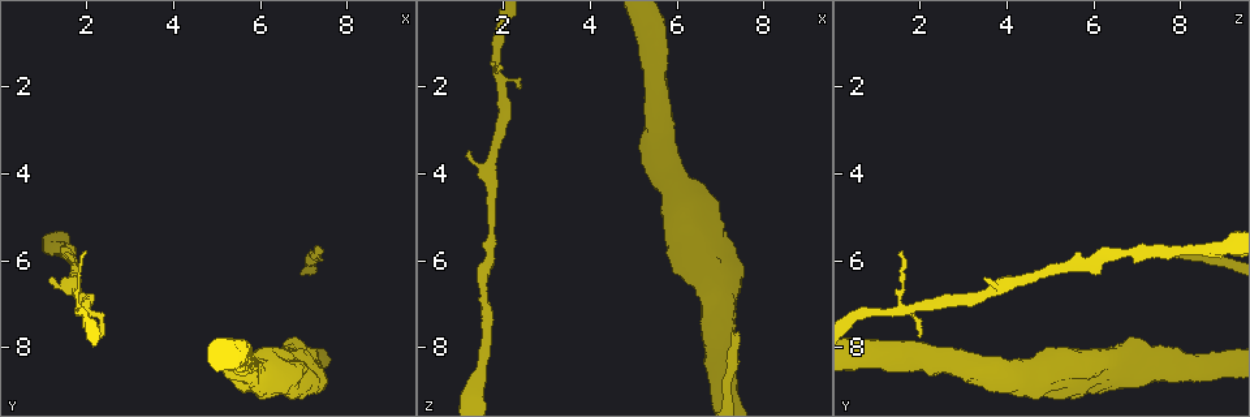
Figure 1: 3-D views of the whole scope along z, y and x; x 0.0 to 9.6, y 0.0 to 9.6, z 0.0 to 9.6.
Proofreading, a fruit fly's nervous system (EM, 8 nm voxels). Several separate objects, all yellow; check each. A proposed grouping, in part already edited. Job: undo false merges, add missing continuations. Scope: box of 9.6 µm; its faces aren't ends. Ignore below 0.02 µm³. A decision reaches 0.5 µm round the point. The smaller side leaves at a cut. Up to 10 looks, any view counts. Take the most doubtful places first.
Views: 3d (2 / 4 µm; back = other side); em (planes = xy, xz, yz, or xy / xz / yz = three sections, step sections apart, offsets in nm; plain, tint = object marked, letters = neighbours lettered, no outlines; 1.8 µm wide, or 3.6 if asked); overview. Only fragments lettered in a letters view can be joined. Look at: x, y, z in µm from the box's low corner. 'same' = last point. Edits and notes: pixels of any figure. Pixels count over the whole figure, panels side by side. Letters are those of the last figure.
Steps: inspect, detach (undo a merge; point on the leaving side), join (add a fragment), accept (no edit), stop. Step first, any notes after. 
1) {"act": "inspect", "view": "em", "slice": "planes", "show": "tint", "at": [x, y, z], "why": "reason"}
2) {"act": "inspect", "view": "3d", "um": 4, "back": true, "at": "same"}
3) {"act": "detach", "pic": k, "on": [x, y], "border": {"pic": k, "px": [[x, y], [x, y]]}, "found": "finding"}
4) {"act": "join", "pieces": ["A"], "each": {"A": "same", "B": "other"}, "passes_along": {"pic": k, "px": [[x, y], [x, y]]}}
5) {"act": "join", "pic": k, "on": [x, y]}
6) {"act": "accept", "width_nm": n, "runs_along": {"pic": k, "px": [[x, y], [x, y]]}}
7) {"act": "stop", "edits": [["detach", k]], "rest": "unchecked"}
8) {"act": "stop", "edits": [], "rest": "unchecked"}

{"act": "inspect", "view": "em", "slice": "planes", "show": "letters", "at": [1.20, 6.45, 3.45], "why": "an open end"}

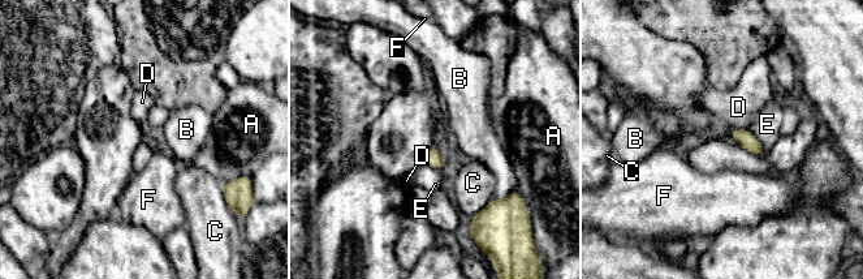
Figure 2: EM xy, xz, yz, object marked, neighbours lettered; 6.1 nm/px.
{"act": "accept", "longest_contact_nm": ["E", 200], "each": {"A": "other", "B": "other", "C": "other", "D": "other", "E": "other", "F": "other"}, "border": {"pic": 2, "px": [[732, 128], [745, 129]]}, "found": "none of them fits"}

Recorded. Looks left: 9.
{"act": "inspect", "view": "em", "um": 3.6, "slice": "planes", "show": "tint", "at": [6.75, 8.70, 5.65], "why": "closes a loop"}

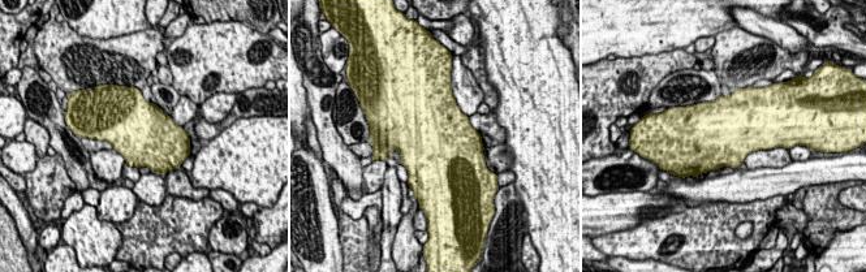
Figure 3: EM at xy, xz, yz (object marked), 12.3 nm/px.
{"act": "inspect", "view": "em", "um": 3.6, "slice": "planes", "show": "letters", "at": "same", "why": "what lies round it"}

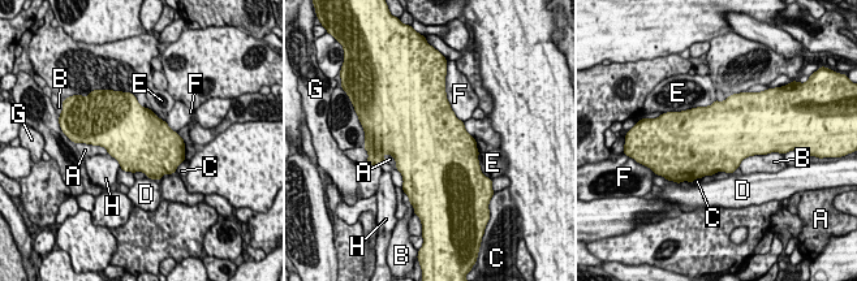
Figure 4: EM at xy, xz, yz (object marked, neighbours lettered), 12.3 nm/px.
{"act": "accept", "each": {"A": "other", "B": "other", "C": "other", "D": "other", "E": "other", "F": "other", "G": "other", "H": "other"}, "border": {"pic": 4, "px": [[730, 173], [715, 172], [713, 174]]}, "found": "continuous, no second cell"}

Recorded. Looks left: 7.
{"act": "inspect", "view": "3d", "um": 2, "at": [2.30, 7.80, 1.95], "why": "tapers out"}

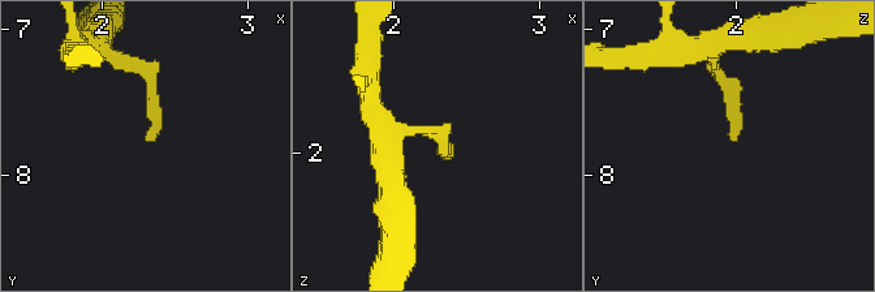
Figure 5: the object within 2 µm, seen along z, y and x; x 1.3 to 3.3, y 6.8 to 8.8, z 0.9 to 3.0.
{"act": "inspect", "view": "em", "slice": "xy", "step": 4, "show": "letters", "at": [2.34, 7.76, 2.00]}

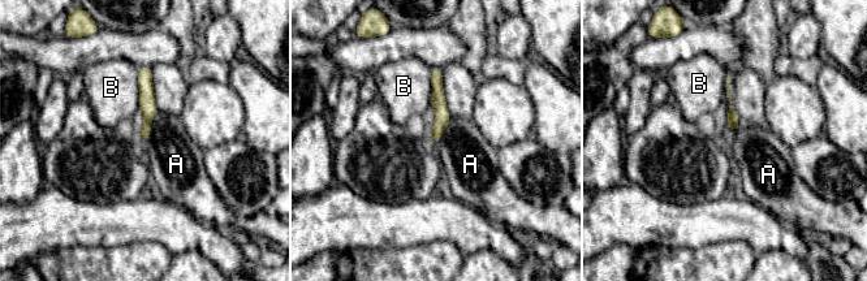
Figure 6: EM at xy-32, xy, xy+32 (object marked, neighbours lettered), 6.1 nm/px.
{"act": "accept", "each": {"A": "other", "B": "other"}, "runs_along": {"pic": 6, "px": [[147, 69], [146, 130], [141, 137]]}, "found": "no lettered fragment goes on from it"}

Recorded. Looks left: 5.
{"act": "inspect", "view": "em", "um": 3.6, "slice": "planes", "show": "tint", "at": [1.35, 5.75, 9.05], "why": "sudden change in width"}

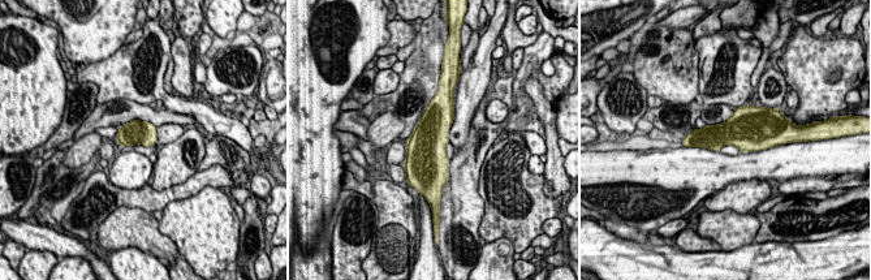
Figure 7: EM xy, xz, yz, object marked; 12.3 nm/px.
{"act": "inspect", "view": "em", "um": 3.6, "slice": "planes", "show": "letters", "at": "same", "why": "see the neighbours"}

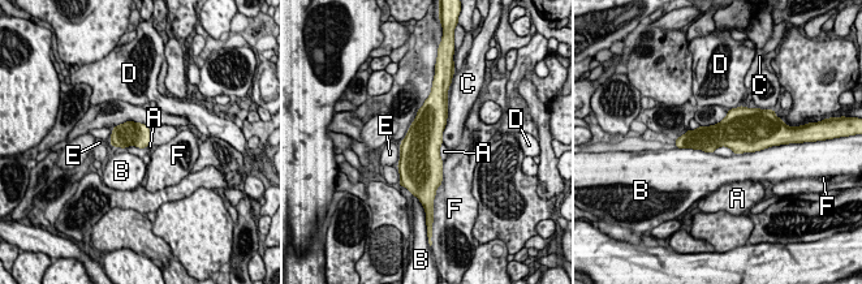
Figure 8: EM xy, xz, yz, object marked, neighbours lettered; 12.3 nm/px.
{"act": "accept", "each": {"A": "other", "B": "other", "C": "other", "D": "other", "E": "other", "F": "other"}, "found": "continuous, no second cell"}

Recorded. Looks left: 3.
{"act": "stop", "edits": [], "rest": "unchecked"}

